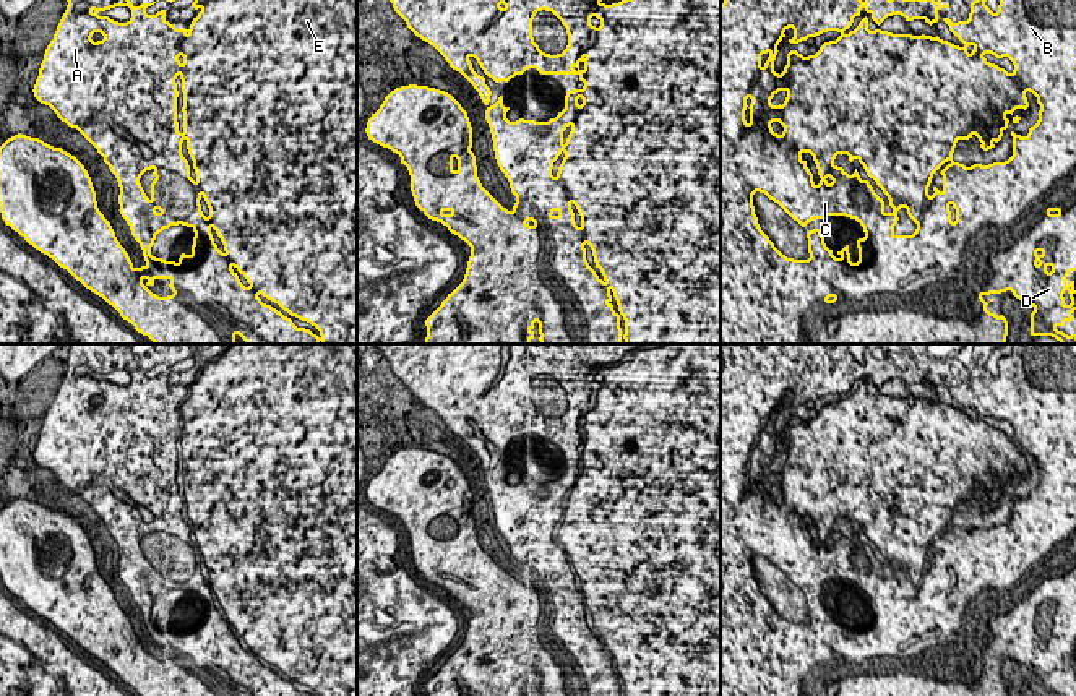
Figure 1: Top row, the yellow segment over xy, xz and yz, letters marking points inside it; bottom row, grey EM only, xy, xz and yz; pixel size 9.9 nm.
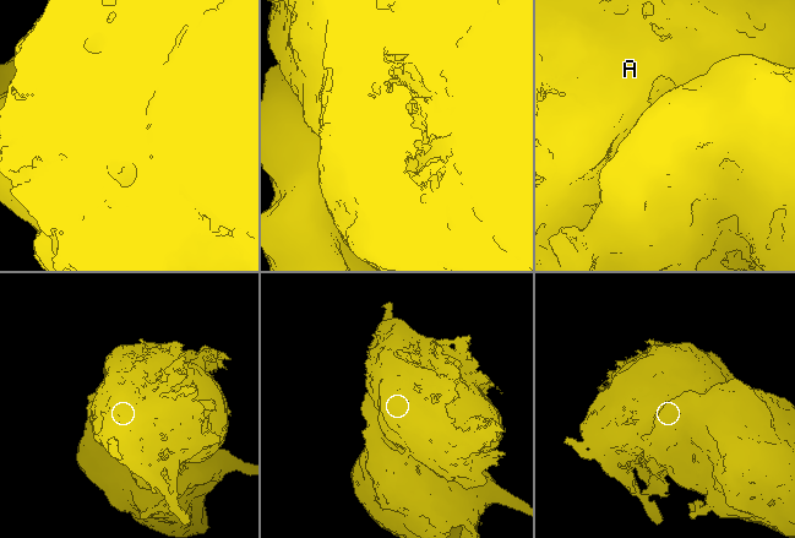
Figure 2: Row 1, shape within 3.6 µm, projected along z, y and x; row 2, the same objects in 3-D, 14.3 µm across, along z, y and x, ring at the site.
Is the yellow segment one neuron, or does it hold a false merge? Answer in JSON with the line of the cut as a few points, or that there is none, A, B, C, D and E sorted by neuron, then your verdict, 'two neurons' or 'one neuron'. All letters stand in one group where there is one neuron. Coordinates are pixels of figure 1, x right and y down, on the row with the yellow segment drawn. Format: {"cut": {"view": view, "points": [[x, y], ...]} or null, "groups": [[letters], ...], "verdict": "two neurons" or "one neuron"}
{"cut": {"view": "yz", "points": [[1054, 216], [1008, 203], [908, 237]]}, "groups": [["A", "B", "C", "E"], ["D"]], "verdict": "two neurons"}

